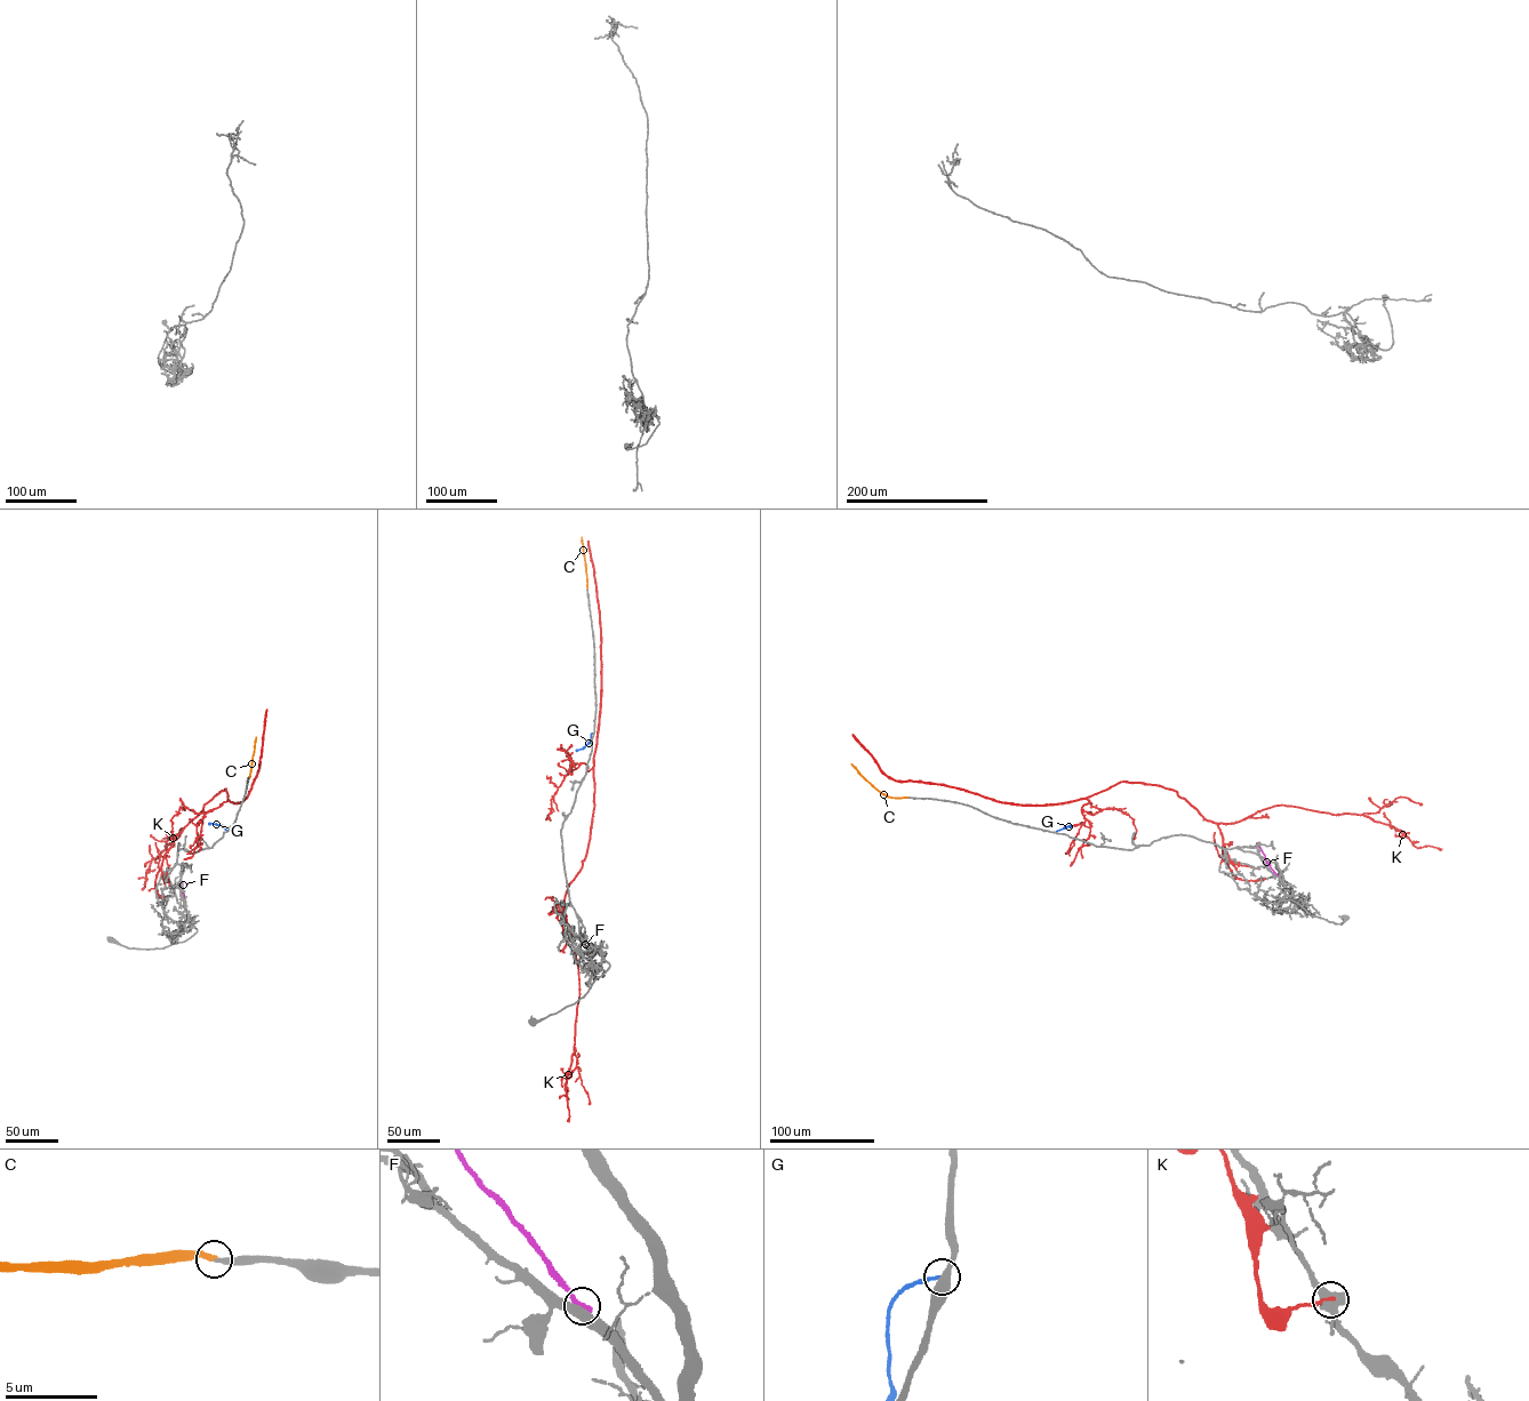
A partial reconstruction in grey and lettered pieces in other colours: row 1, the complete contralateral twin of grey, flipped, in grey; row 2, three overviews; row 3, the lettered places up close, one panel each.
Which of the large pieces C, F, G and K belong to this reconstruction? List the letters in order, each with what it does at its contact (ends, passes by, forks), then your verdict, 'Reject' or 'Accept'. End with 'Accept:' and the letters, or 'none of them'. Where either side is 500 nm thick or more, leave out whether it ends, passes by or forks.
C: It ends there. Accept
F: It ends there. Reject
G: It ends there. Reject
K: It ends there. Reject
Accept: C

